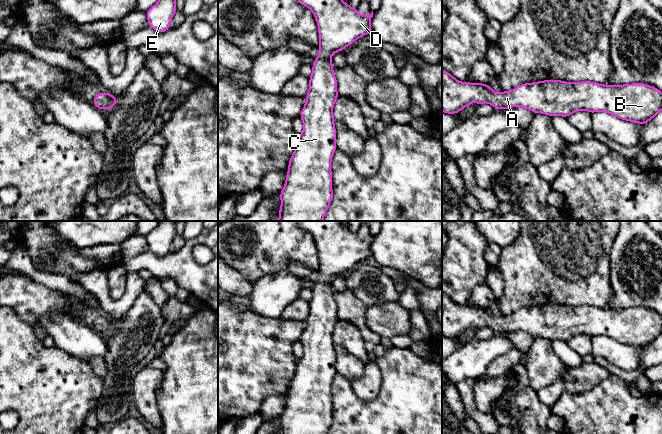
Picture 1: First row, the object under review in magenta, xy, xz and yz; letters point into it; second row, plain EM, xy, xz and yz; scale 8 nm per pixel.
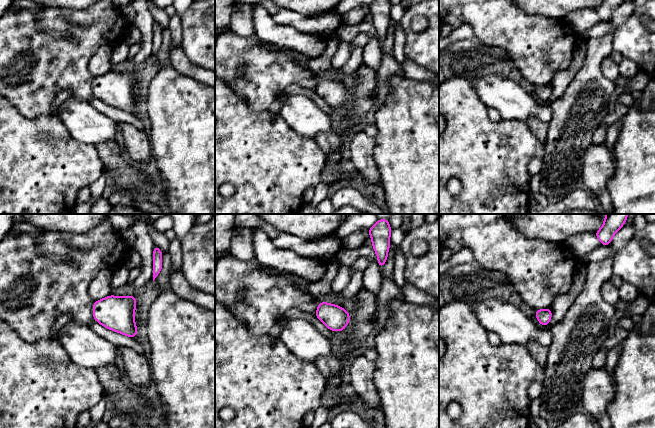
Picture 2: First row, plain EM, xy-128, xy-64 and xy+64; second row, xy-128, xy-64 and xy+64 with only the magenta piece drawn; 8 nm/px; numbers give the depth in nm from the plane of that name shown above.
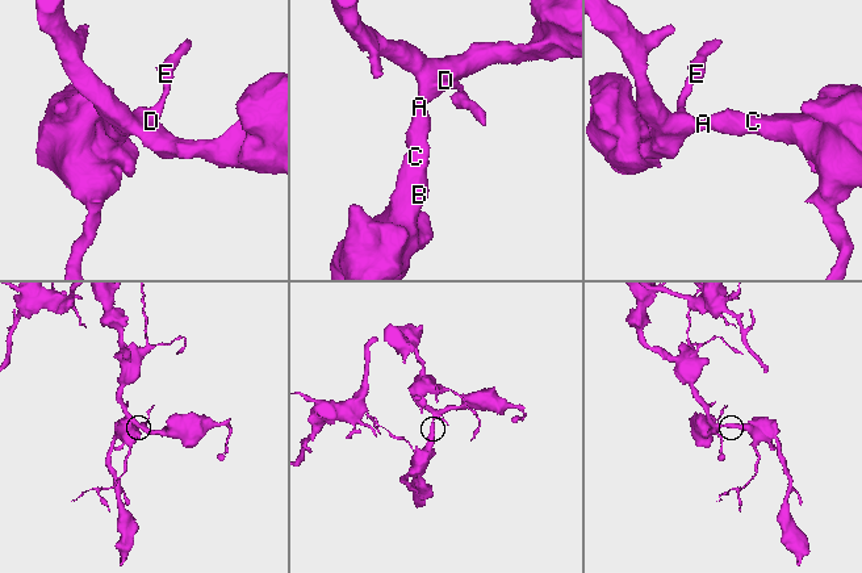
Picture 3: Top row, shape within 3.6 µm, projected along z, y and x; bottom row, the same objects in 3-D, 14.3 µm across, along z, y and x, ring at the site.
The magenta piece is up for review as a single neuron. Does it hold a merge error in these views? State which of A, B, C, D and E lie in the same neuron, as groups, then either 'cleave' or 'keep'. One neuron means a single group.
A B C D E | keep

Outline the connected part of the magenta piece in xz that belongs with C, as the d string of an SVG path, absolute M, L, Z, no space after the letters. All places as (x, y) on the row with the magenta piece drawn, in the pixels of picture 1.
M342 0L297 1L314 14L320 36L318 48L321 52L313 62L309 91L300 114L304 130L298 136L295 151L290 157L285 186L280 193L281 208L278 221L322 221L333 197L331 160L336 151L336 130L332 110L339 97L331 55L372 32L370 21L373 11L368 16L360 15L356 8L351 8Z

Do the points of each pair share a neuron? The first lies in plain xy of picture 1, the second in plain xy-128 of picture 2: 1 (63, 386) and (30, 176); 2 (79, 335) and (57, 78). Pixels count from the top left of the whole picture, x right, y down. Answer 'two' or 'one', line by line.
1: one
2: two

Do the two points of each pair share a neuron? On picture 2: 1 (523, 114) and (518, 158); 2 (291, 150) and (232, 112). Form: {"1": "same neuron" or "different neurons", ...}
{"1": "different neurons", "2": "same neuron"}

